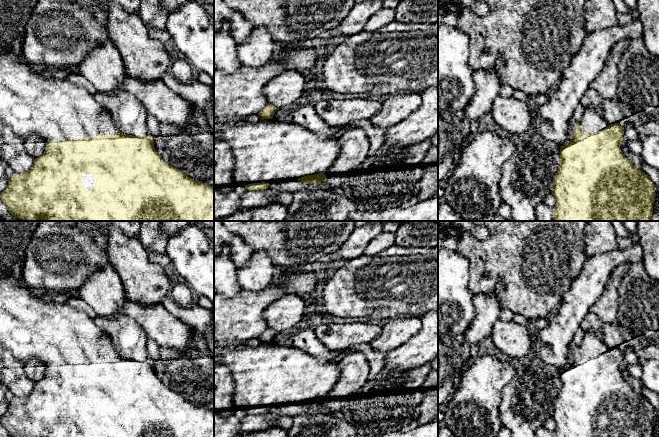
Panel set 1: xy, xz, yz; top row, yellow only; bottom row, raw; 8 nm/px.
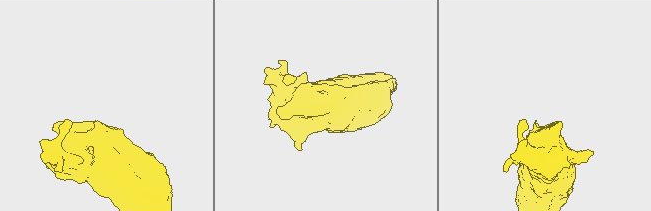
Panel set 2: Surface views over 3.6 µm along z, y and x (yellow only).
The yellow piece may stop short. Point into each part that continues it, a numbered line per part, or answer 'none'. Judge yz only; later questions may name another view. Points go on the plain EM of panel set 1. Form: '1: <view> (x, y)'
1: yz (592, 346)

